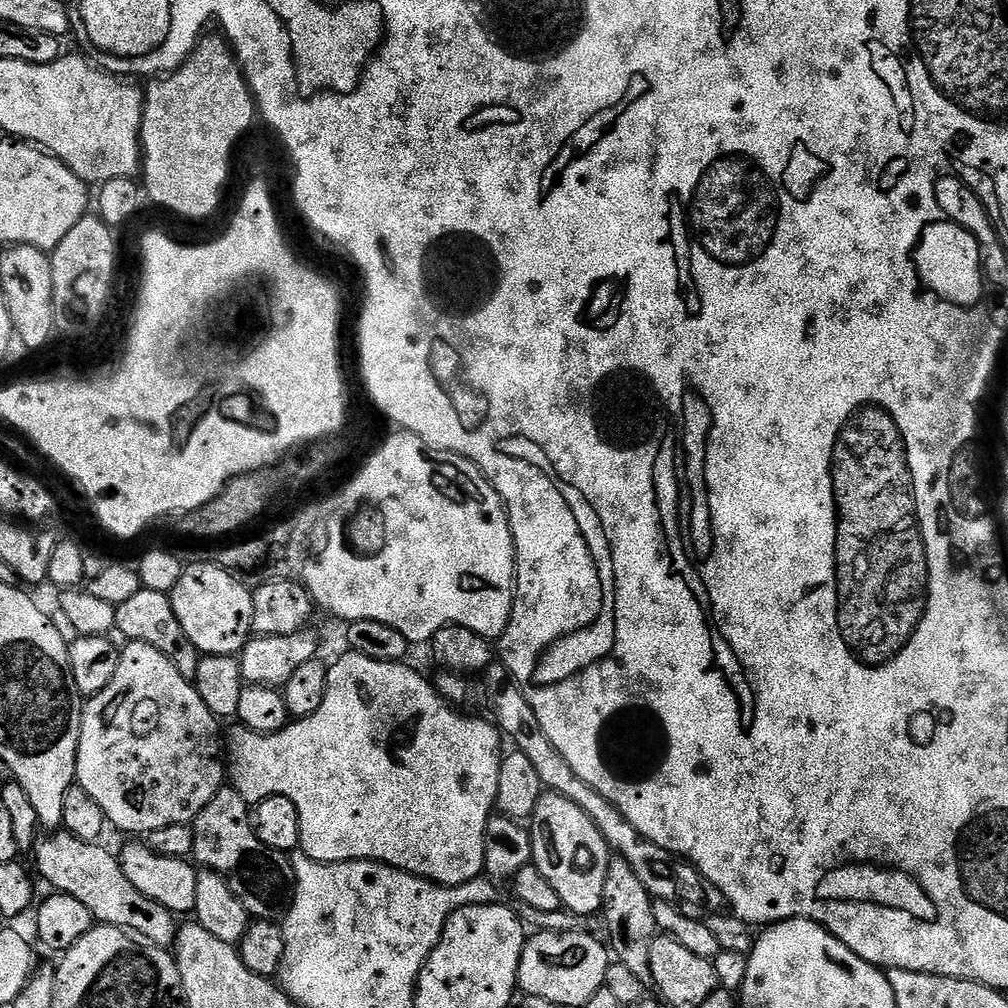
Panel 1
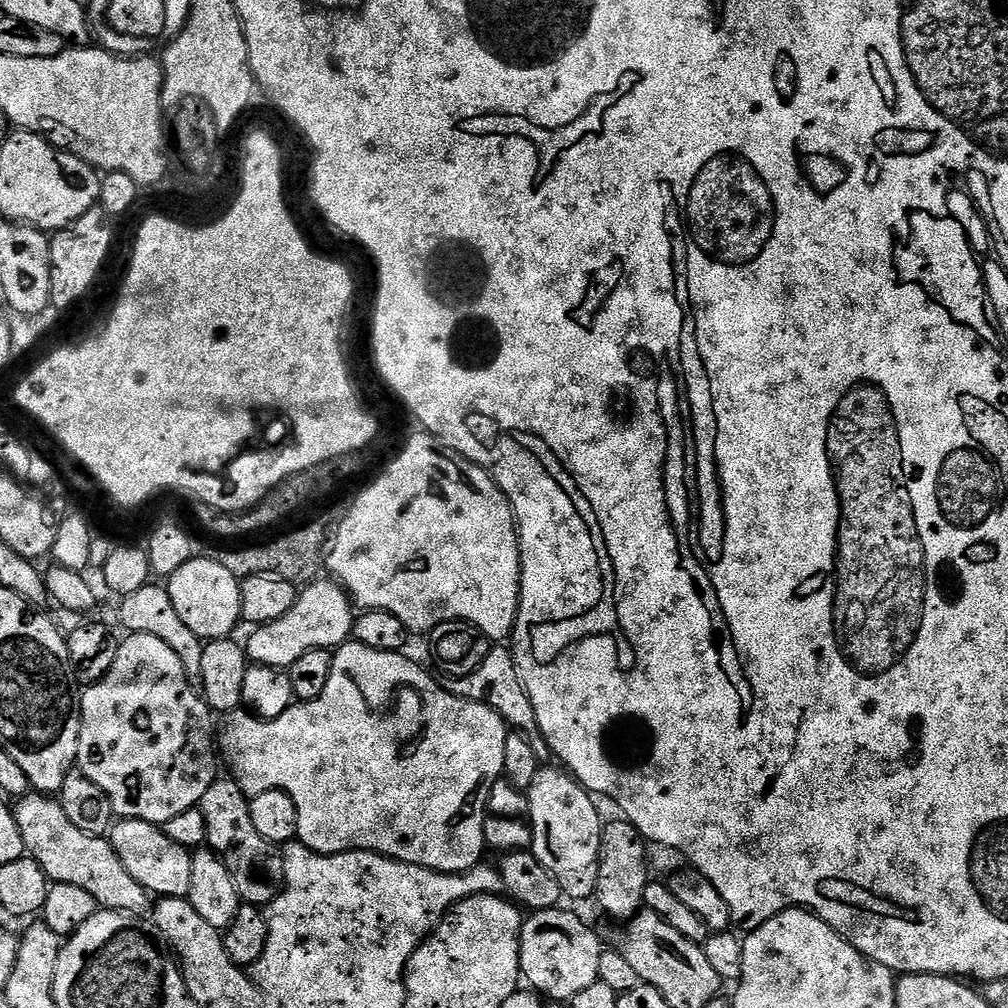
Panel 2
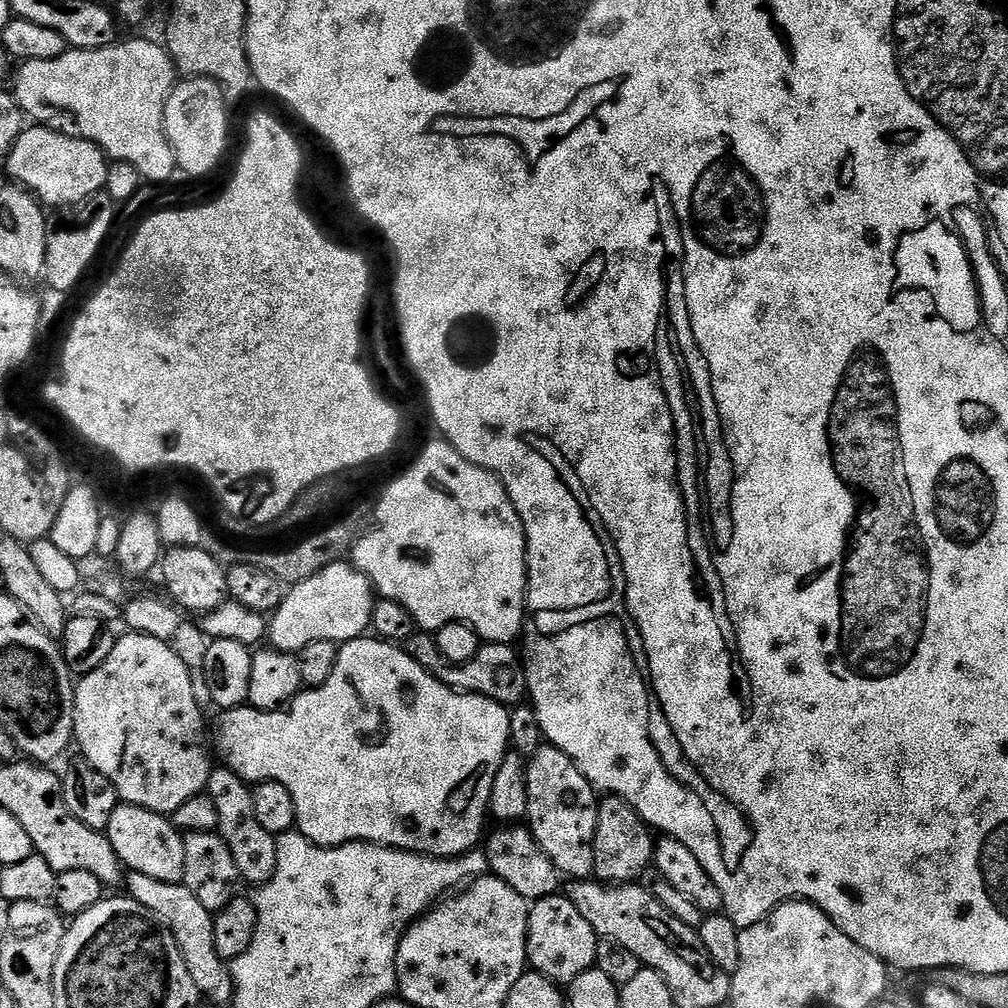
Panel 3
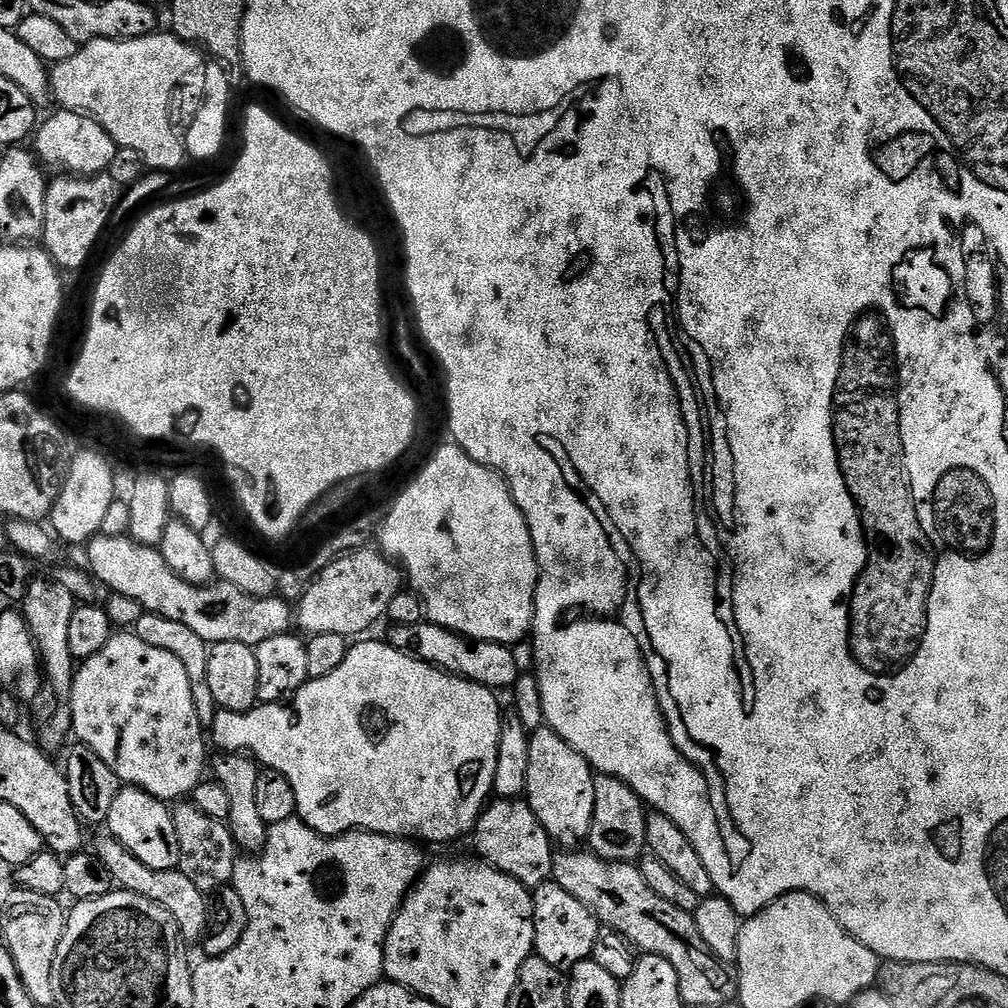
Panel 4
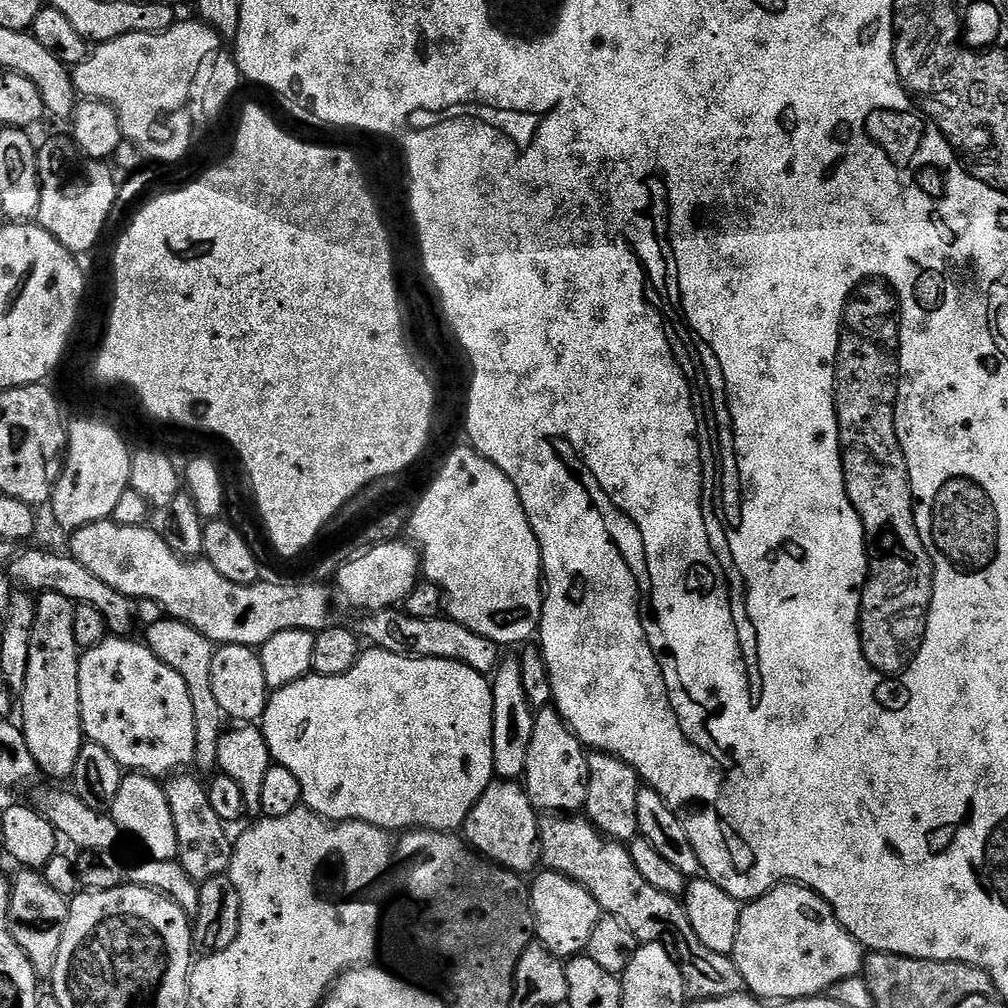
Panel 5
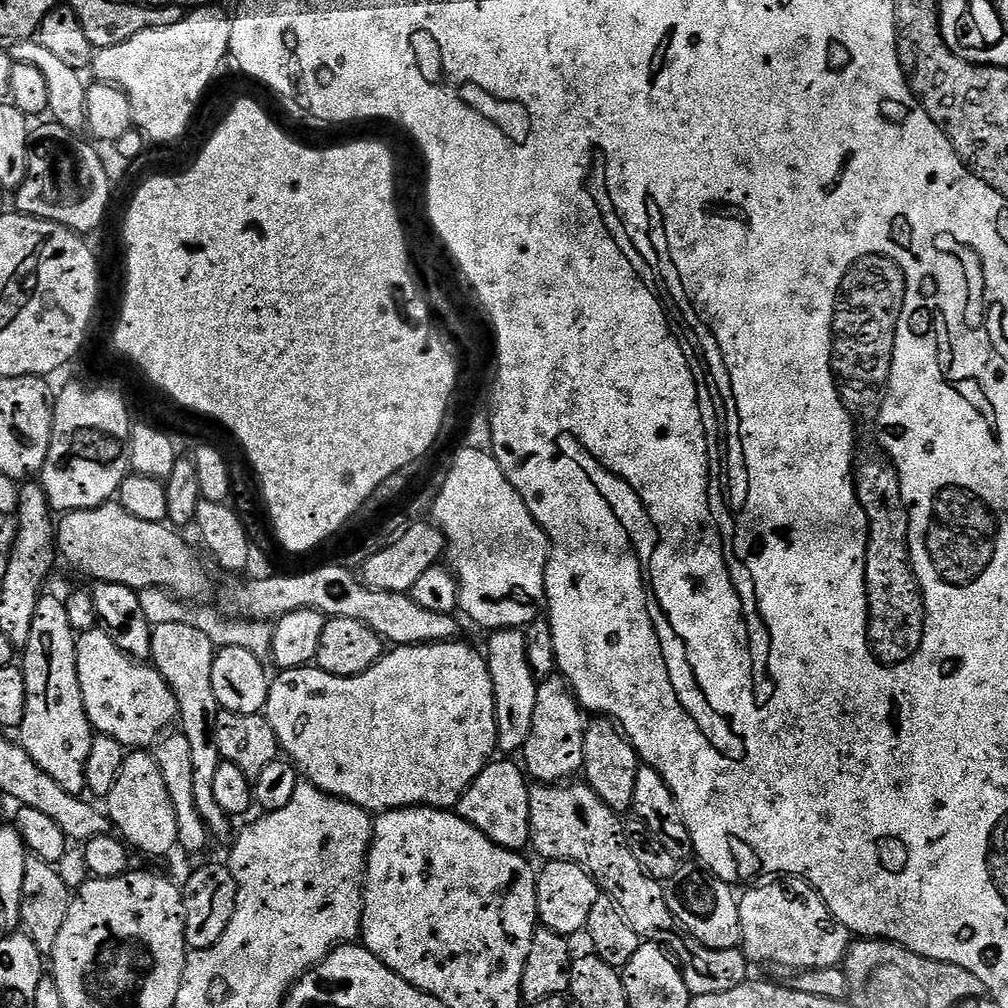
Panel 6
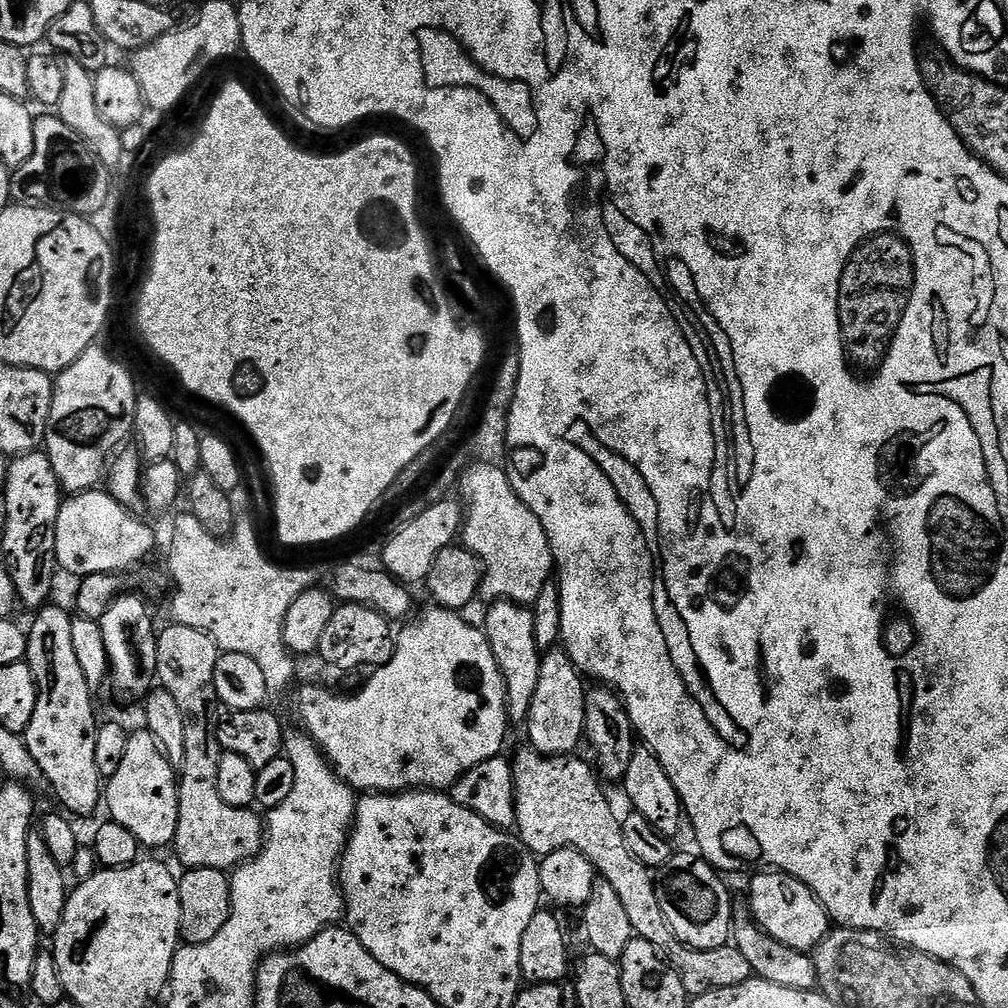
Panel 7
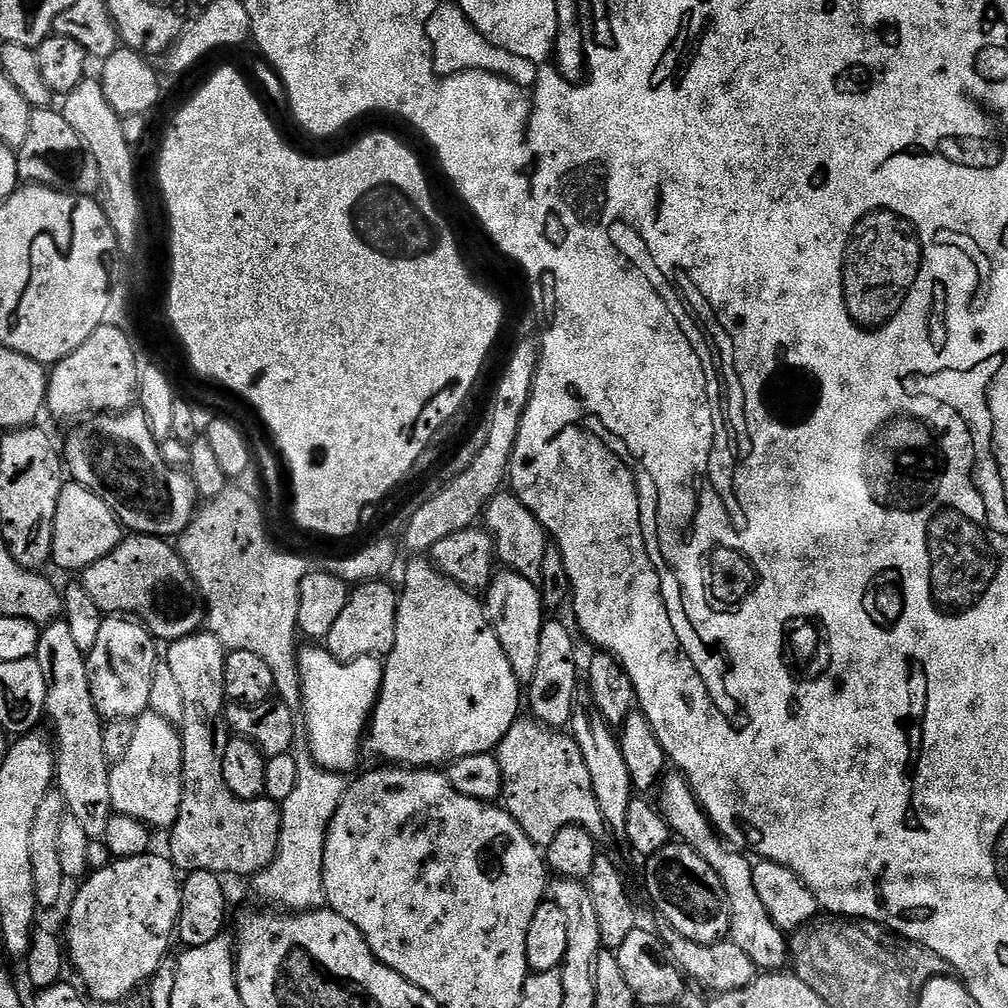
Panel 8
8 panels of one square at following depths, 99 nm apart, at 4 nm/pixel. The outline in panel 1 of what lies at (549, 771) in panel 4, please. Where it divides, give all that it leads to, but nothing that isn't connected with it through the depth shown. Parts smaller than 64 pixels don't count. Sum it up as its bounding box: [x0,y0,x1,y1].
[530,791,610,918]

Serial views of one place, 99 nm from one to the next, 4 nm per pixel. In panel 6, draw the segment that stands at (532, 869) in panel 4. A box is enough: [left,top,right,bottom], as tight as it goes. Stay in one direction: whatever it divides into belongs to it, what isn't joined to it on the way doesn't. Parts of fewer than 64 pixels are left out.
[455,758,532,853]

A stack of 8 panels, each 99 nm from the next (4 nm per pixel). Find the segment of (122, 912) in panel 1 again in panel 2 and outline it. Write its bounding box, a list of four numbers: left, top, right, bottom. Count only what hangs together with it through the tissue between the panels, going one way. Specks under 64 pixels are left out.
[14,794,149,914]

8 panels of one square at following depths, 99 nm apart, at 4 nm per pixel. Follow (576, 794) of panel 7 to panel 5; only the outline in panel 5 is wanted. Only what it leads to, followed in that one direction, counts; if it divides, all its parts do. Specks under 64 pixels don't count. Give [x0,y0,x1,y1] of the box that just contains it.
[540,814,744,1000]

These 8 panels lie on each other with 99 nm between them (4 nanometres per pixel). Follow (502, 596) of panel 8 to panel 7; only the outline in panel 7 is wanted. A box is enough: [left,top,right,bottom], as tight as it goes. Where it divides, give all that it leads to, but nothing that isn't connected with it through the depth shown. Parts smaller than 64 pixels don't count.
[482,600,542,725]

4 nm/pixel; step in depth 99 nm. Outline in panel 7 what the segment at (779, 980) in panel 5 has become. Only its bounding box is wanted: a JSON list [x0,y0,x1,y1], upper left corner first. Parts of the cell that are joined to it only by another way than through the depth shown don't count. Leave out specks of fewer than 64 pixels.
[752,870,830,953]

